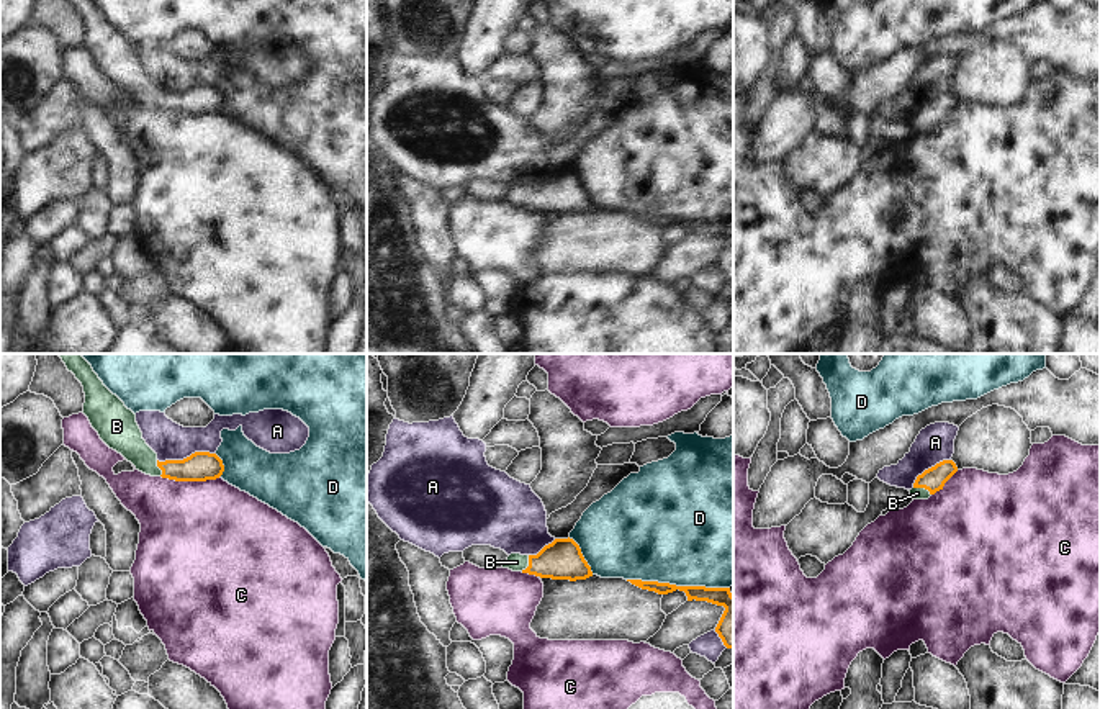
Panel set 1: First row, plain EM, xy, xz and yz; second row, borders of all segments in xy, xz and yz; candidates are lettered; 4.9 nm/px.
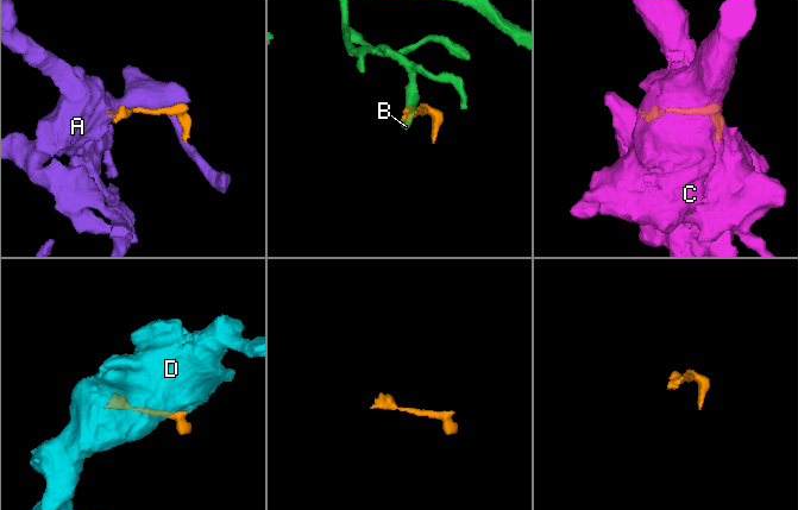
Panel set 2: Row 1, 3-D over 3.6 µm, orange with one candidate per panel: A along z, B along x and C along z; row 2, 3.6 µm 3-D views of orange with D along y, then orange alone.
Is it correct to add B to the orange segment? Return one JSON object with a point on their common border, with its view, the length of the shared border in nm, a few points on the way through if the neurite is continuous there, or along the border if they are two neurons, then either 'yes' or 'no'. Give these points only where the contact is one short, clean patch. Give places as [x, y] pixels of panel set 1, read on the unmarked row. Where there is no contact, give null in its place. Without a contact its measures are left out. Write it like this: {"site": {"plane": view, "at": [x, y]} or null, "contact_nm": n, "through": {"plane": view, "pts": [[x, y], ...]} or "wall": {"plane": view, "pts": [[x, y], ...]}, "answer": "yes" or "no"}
{"site": {"plane": "yz", "at": [924, 120]}, "contact_nm": 100, "through": {"plane": "yz", "pts": [[933, 112], [924, 120], [917, 126]]}, "answer": "yes"}

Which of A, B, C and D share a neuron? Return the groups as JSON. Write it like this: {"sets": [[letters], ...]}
{"sets": [["A"], ["B"], ["C"], ["D"]]}

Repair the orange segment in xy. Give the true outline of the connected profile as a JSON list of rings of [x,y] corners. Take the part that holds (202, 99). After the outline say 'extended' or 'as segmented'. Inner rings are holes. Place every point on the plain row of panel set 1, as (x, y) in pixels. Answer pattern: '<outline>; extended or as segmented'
[[[67,0],[82,16],[85,26],[83,47],[100,72],[131,95],[136,103],[175,115],[206,115],[223,108],[224,98],[216,87],[195,85],[183,93],[159,95],[146,77],[136,47],[113,28],[92,0]]]; extended

